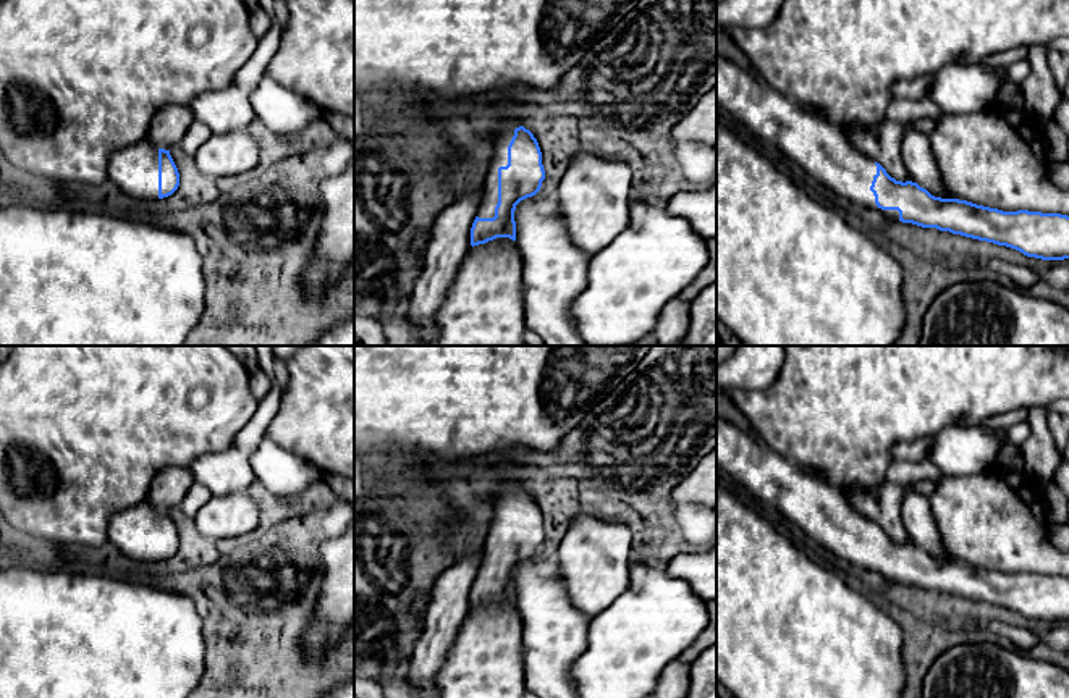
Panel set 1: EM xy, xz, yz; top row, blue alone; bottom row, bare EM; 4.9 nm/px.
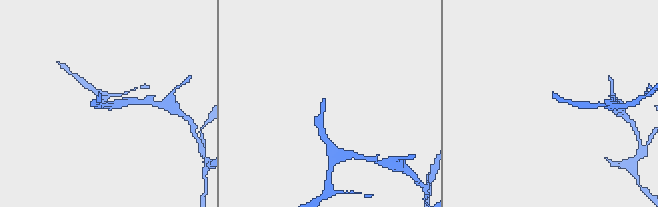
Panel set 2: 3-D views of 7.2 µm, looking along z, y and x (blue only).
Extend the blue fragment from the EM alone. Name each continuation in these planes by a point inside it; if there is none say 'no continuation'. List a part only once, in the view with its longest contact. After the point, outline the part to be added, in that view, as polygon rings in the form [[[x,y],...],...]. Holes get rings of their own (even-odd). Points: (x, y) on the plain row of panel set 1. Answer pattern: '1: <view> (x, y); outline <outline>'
1: xz (502, 493); outline [[[518,480],[498,481],[487,486],[487,496],[493,506],[493,517],[482,549],[479,580],[493,580],[498,566],[498,530],[508,527],[508,507],[519,490]]]

